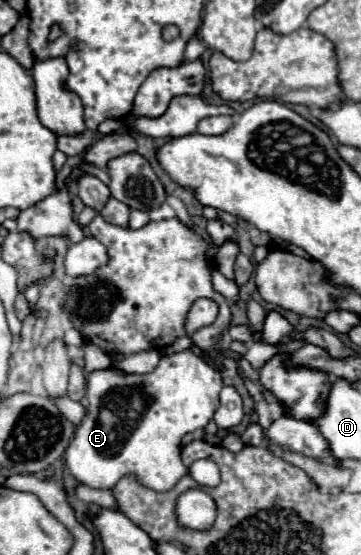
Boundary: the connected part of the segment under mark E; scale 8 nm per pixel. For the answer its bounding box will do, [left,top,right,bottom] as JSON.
[66,350,224,492]

